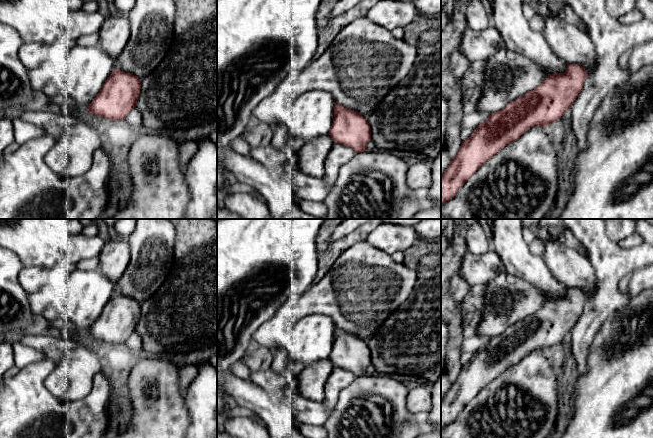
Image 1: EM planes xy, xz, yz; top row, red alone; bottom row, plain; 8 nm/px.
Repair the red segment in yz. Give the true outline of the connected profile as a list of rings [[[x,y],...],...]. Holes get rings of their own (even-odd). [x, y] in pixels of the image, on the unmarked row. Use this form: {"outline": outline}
{"outline": [[[556,238],[543,241],[544,251],[541,258],[553,276],[567,287],[566,295],[547,300],[534,314],[511,325],[502,334],[492,337],[484,347],[476,351],[467,364],[462,365],[457,379],[451,382],[448,392],[441,400],[441,429],[451,424],[460,411],[506,369],[516,365],[532,351],[546,352],[559,344],[571,332],[583,312],[584,305],[596,292],[596,274],[587,256],[580,250],[567,247]]]}

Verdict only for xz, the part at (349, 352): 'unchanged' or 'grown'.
grown

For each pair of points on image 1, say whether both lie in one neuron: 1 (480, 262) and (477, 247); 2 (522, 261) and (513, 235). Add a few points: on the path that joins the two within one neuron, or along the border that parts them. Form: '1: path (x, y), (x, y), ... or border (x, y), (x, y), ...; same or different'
1: border (489, 249), (483, 253), (467, 252); different
2: path (516, 255), (513, 250), (513, 241); same

